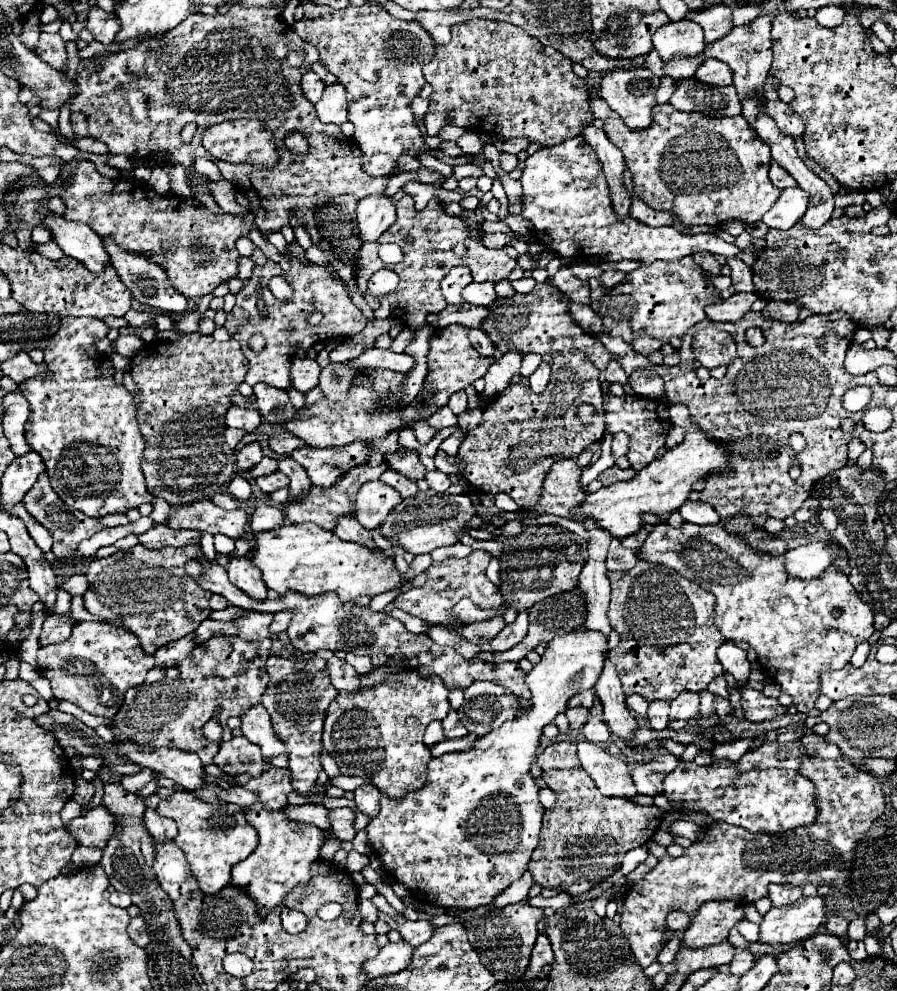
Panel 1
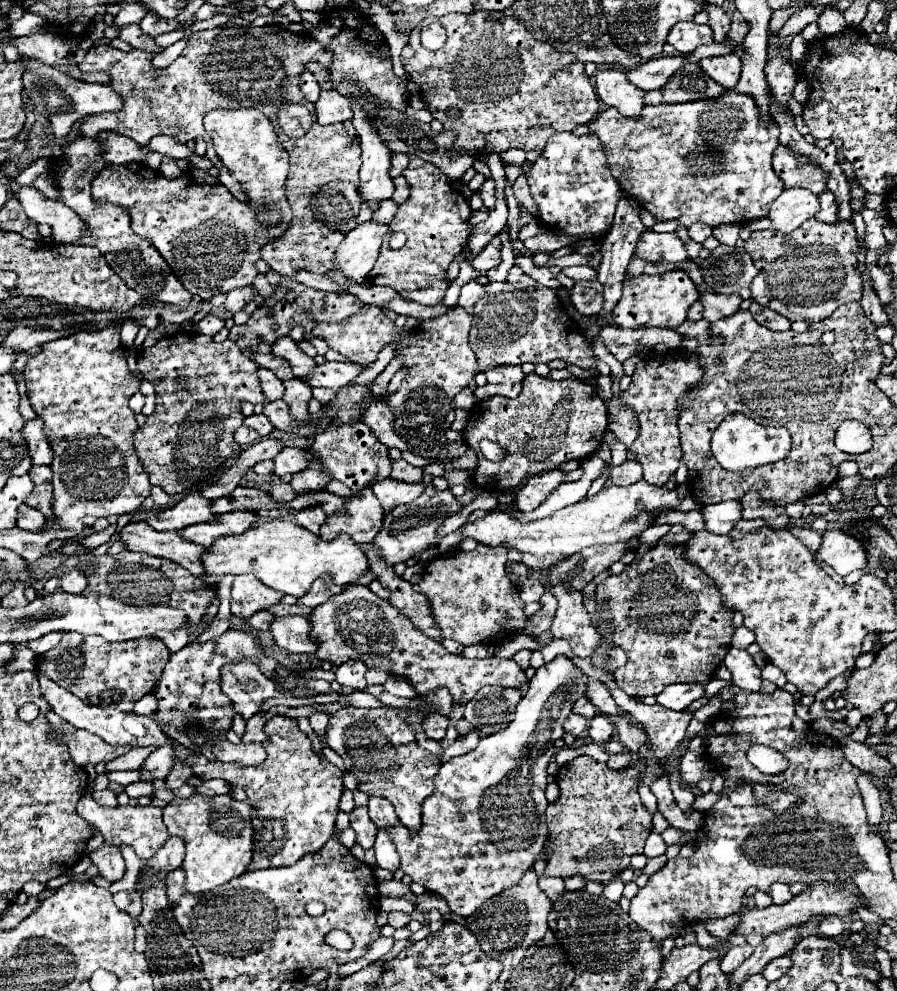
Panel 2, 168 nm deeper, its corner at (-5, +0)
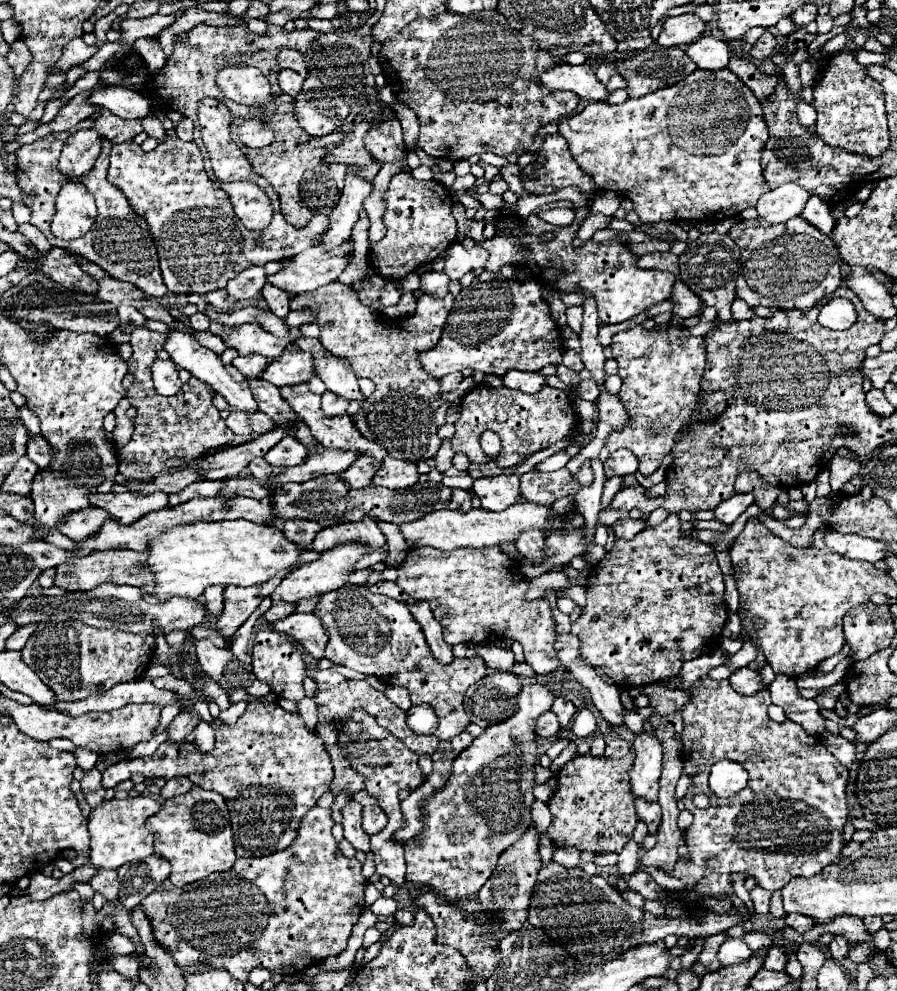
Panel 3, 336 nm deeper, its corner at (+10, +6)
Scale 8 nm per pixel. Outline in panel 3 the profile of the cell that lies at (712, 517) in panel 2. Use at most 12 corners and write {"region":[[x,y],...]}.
{"region":[[732,495],[712,511],[718,521],[730,525],[754,503],[754,495]]}

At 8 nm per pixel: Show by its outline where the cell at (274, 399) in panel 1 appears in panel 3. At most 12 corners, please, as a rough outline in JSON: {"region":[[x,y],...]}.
{"region":[[236,357],[232,365],[246,379],[260,379],[268,359]]}

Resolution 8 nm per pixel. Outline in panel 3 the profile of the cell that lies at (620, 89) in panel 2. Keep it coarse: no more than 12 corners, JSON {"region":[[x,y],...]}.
{"region":[[558,65],[540,81],[586,101],[608,101],[594,67]]}

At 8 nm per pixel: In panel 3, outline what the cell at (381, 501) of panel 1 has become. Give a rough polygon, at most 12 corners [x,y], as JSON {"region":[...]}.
{"region":[[386,457],[370,485],[418,483],[414,463]]}

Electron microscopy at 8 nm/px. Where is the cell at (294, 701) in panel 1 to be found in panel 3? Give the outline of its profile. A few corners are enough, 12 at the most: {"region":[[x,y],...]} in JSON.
{"region":[[317,669],[313,679],[318,684],[336,685],[347,680],[330,669]]}

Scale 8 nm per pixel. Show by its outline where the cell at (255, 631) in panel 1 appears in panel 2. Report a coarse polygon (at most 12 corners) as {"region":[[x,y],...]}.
{"region":[[277,617],[275,643],[291,653],[315,653],[307,617]]}

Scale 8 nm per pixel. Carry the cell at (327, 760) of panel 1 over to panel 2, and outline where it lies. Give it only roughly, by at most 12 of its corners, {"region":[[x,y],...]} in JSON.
{"region":[[311,713],[309,721],[315,733],[327,731],[327,713]]}

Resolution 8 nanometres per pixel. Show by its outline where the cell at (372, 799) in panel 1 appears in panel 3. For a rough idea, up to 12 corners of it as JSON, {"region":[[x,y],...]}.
{"region":[[364,807],[362,827],[368,835],[384,829],[388,817],[384,811]]}

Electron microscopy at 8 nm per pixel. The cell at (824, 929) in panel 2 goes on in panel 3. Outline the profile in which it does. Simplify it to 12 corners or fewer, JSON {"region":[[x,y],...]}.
{"region":[[790,913],[786,925],[806,933],[816,925],[812,917]]}

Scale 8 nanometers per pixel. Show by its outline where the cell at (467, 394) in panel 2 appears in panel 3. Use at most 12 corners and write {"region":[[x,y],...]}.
{"region":[[450,373],[440,379],[442,393],[454,391],[462,373]]}

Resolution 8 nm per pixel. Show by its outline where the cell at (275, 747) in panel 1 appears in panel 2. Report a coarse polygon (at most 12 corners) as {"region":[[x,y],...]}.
{"region":[[255,663],[223,667],[221,691],[249,719],[275,695]]}

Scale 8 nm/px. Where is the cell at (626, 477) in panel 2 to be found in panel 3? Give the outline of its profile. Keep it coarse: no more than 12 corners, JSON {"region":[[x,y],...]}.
{"region":[[626,449],[610,453],[604,463],[606,477],[632,475],[638,459]]}

